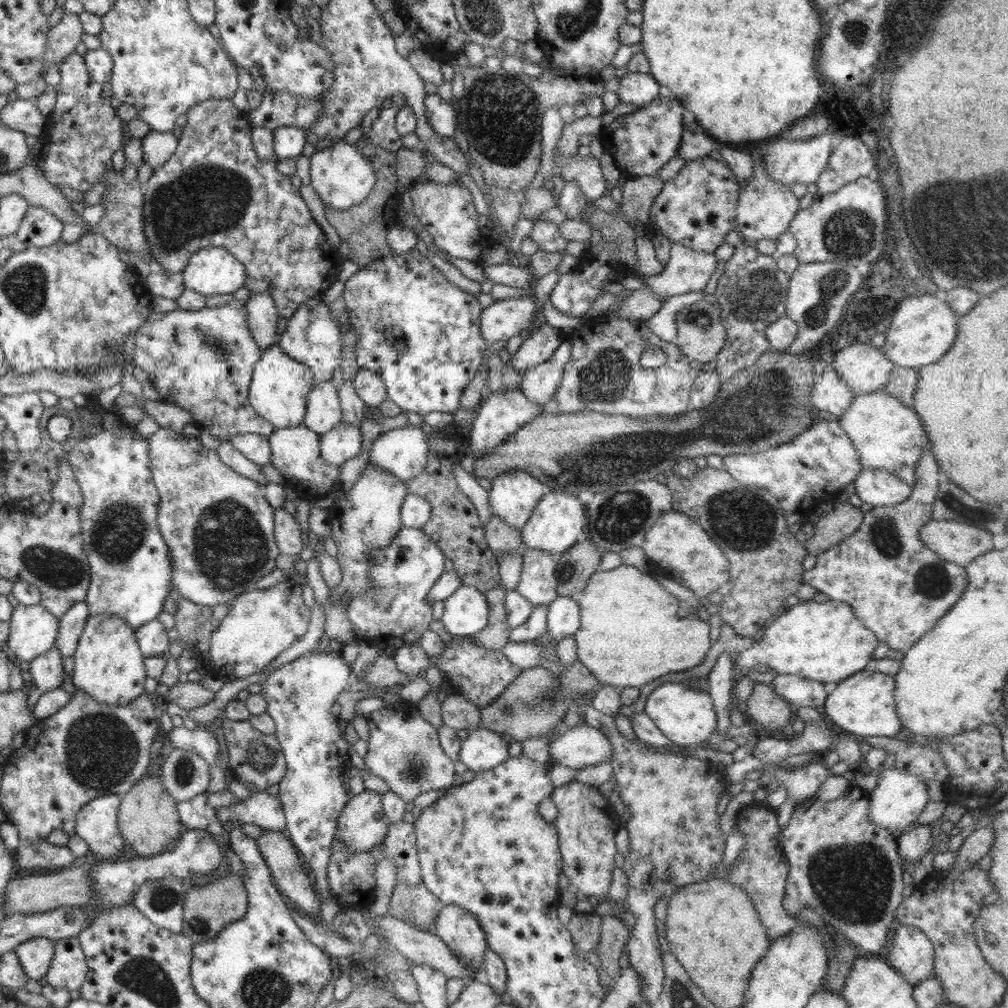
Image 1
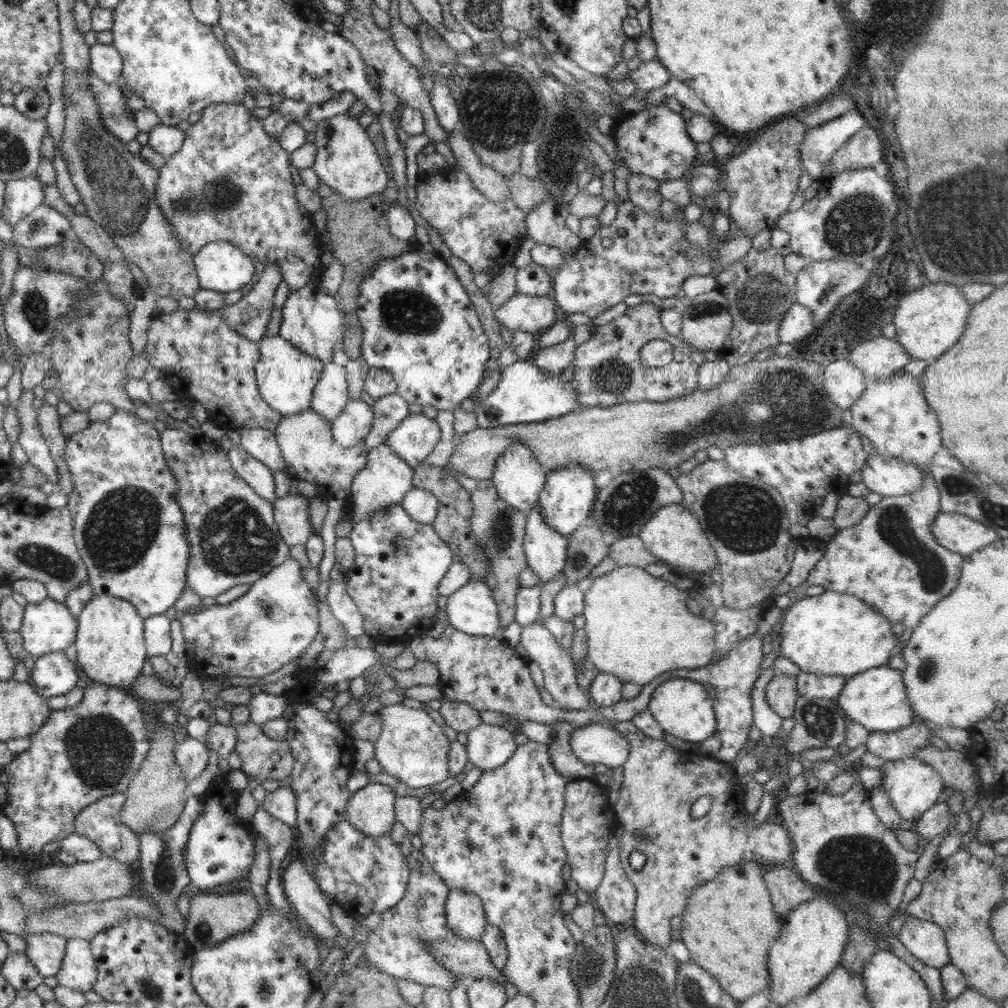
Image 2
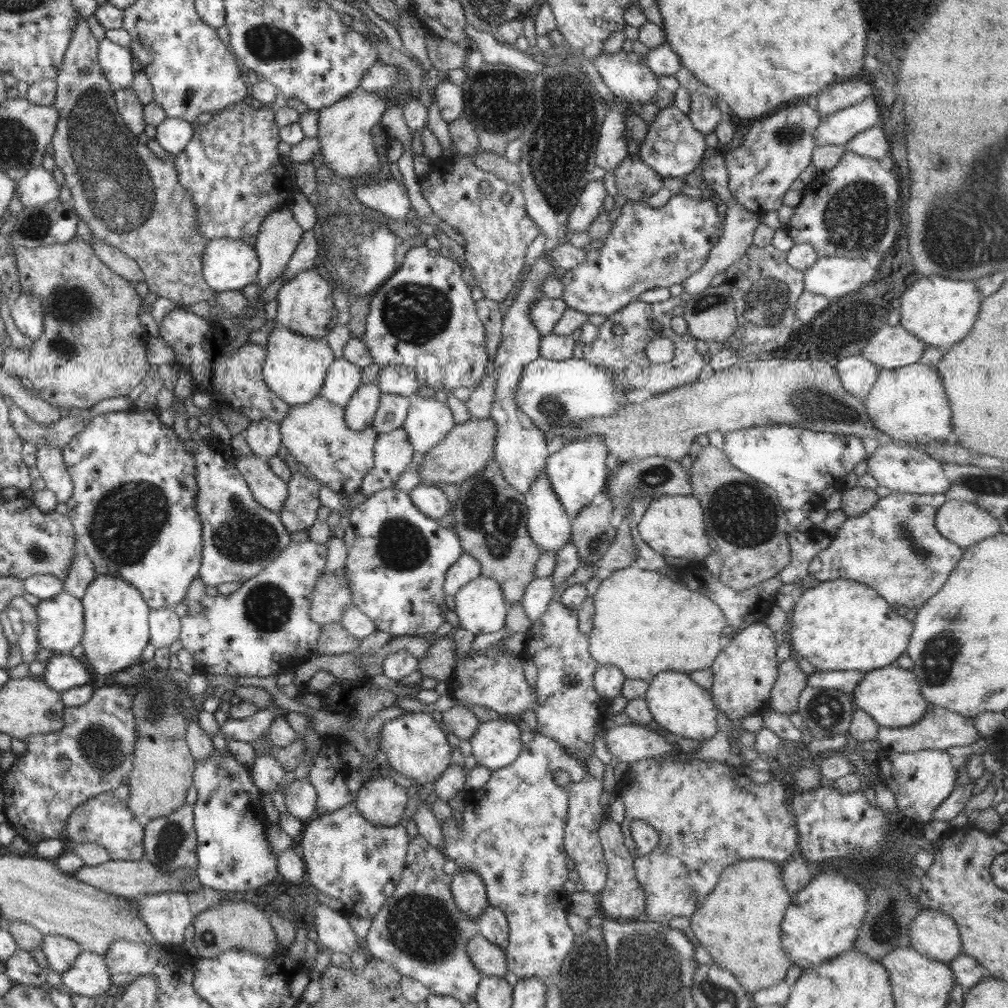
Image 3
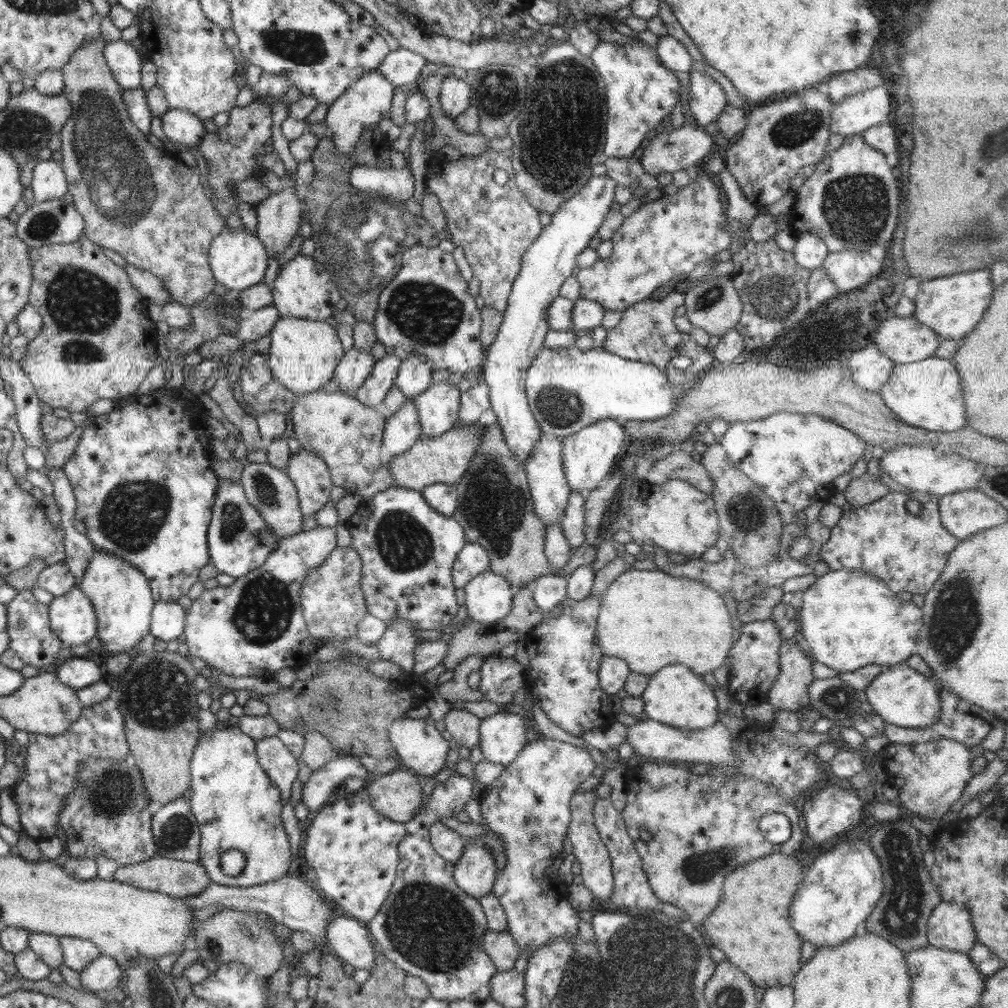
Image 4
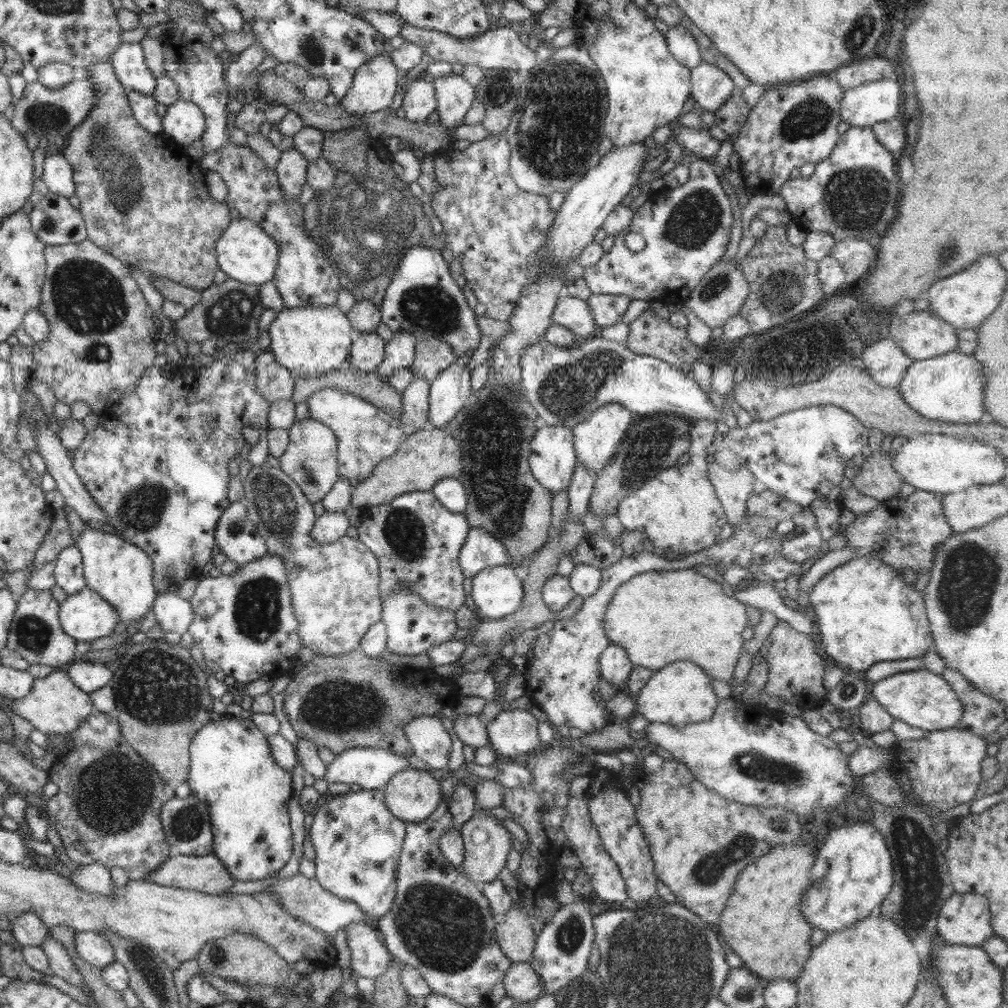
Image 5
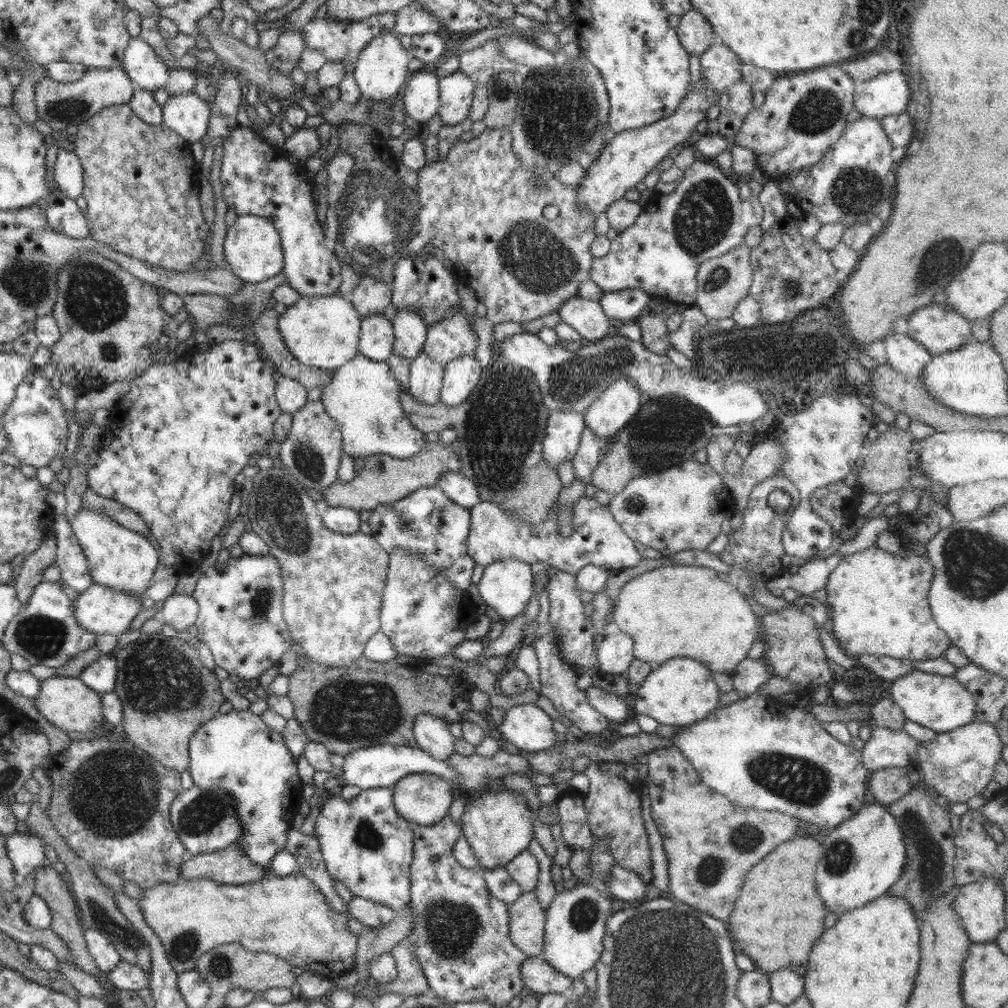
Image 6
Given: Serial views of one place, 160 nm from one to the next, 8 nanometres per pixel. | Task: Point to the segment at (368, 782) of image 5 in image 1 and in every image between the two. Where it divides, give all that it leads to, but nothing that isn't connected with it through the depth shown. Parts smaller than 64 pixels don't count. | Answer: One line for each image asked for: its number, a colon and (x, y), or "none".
1: (262, 809)
2: (281, 803)
3: (300, 796)
4: (318, 790)

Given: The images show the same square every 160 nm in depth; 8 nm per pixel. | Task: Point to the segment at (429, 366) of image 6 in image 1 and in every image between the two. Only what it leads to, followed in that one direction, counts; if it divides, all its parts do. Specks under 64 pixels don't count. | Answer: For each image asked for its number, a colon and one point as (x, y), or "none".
1: (369, 515)
2: (386, 479)
3: (393, 455)
4: (403, 429)
5: (415, 398)

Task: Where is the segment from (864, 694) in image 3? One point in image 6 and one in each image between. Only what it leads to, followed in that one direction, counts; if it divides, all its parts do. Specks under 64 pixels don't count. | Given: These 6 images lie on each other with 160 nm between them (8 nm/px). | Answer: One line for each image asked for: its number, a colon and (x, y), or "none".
4: (901, 696)
5: (918, 697)
6: (940, 702)

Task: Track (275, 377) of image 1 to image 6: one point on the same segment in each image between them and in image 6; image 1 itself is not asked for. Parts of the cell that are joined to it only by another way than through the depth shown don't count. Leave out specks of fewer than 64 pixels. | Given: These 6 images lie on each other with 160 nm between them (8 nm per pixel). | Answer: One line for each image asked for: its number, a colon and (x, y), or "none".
2: (286, 377)
3: (295, 366)
4: (303, 355)
5: (309, 341)
6: (320, 331)

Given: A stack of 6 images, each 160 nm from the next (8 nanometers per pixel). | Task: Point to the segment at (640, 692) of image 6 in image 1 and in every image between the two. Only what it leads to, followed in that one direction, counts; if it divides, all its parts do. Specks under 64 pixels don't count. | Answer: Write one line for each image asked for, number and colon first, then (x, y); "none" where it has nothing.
1: (686, 716)
2: (682, 707)
3: (678, 704)
4: (675, 696)
5: (681, 693)

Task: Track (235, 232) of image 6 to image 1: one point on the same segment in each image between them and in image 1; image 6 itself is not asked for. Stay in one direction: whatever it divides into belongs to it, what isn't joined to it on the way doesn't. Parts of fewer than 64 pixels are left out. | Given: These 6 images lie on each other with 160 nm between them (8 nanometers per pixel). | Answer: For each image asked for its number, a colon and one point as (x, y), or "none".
1: (213, 270)
2: (222, 267)
3: (228, 265)
4: (238, 259)
5: (245, 252)

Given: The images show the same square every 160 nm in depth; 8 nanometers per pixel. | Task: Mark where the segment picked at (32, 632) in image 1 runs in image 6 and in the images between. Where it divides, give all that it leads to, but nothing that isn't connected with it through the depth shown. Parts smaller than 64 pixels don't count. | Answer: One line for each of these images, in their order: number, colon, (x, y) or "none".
2: (46, 626)
3: (60, 626)
4: (72, 618)
5: (85, 615)
6: (99, 609)

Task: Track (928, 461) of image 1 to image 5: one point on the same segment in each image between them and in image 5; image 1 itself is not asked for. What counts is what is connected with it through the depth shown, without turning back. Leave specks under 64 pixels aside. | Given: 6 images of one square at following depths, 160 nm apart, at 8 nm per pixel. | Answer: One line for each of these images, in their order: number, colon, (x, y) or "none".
2: (890, 559)
3: (894, 548)
4: (907, 552)
5: (902, 531)

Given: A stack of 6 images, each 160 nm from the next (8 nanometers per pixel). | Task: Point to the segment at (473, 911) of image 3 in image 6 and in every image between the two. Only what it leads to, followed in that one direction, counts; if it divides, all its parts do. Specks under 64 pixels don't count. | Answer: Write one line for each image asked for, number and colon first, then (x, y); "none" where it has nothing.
4: (475, 873)
5: (487, 843)
6: (498, 825)

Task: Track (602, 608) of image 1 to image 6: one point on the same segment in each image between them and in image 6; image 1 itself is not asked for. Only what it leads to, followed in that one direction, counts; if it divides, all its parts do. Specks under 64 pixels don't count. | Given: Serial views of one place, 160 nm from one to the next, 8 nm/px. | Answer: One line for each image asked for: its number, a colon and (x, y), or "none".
2: (637, 627)
3: (644, 623)
4: (637, 623)
5: (657, 617)
6: (672, 611)

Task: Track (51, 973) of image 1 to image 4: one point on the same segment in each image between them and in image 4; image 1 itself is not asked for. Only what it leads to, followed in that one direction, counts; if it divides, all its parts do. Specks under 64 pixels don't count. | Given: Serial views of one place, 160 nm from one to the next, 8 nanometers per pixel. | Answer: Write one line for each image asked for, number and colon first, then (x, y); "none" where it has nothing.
2: (78, 971)
3: (88, 976)
4: (103, 973)

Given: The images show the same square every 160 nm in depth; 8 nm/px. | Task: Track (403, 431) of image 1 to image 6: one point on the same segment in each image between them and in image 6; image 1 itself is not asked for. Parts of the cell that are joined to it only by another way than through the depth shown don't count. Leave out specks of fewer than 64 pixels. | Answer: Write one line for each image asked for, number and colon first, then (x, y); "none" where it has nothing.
2: (414, 439)
3: (428, 422)
4: (438, 407)
5: (451, 391)
6: (461, 375)

